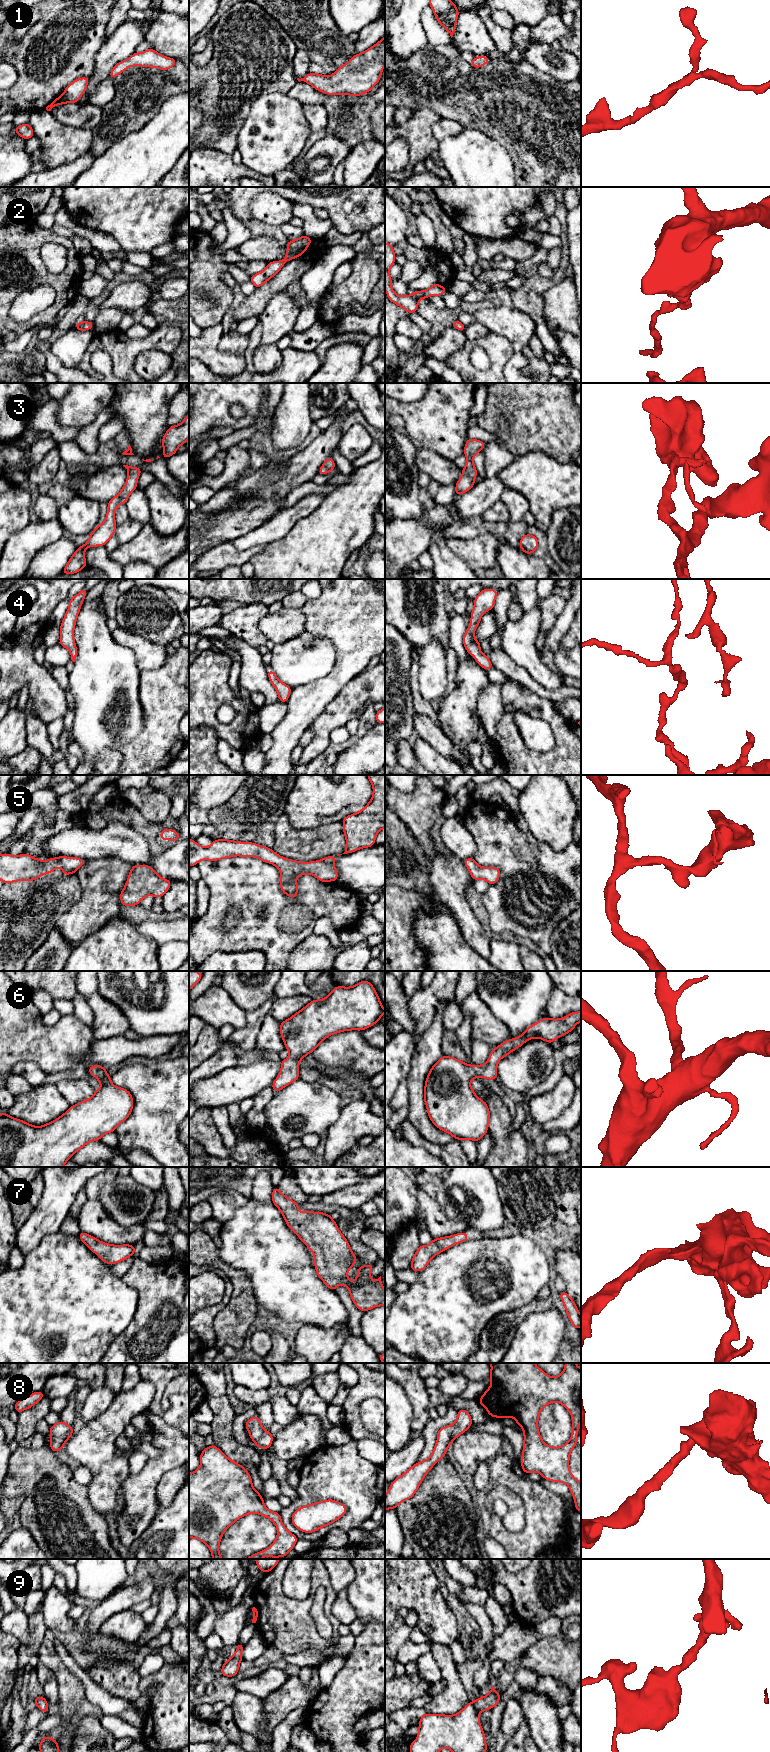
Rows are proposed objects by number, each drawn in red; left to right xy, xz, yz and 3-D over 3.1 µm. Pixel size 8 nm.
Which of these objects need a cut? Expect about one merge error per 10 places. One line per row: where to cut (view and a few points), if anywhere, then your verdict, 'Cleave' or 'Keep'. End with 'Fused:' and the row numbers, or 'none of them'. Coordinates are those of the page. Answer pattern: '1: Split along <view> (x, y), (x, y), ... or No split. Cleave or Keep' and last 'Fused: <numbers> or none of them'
1: No split. Keep
2: No split. Keep
3: No split. Keep
4: No split. Keep
5: No split. Keep
6: No split. Keep
7: No split. Keep
8: No split. Keep
9: No split. Keep
Fused: none of them

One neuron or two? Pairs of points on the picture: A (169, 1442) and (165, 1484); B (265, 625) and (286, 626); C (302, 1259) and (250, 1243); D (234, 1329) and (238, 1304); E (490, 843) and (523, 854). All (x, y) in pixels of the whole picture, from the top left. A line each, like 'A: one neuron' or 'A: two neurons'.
A: two neurons
B: one neuron
C: one neuron
D: one neuron
E: one neuron

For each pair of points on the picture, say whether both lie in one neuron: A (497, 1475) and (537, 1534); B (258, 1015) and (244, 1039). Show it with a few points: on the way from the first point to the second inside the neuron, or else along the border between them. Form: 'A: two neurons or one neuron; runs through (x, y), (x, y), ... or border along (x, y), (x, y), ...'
A: one neuron; runs through (514, 1482), (537, 1504), (537, 1517)
B: one neuron; runs through (254, 1021), (250, 1033)

